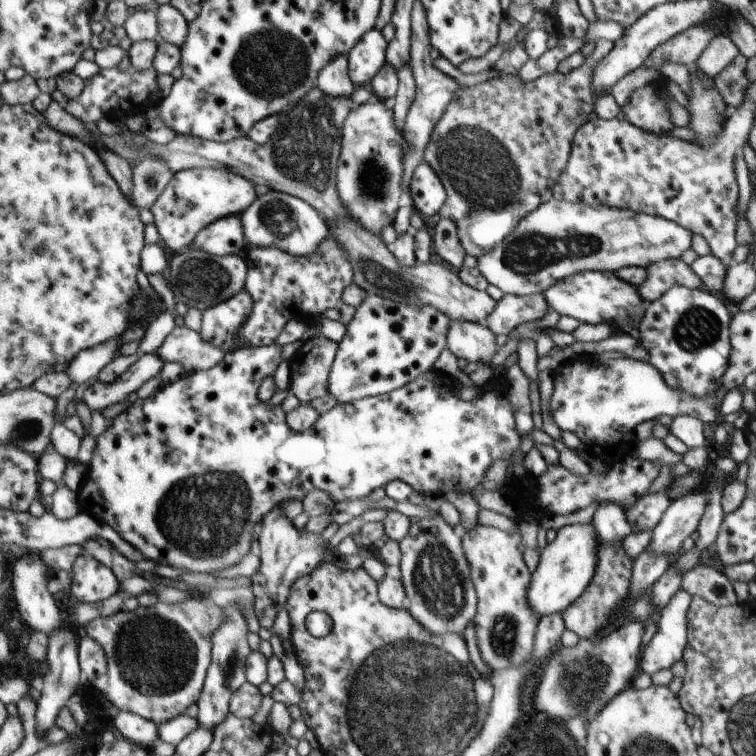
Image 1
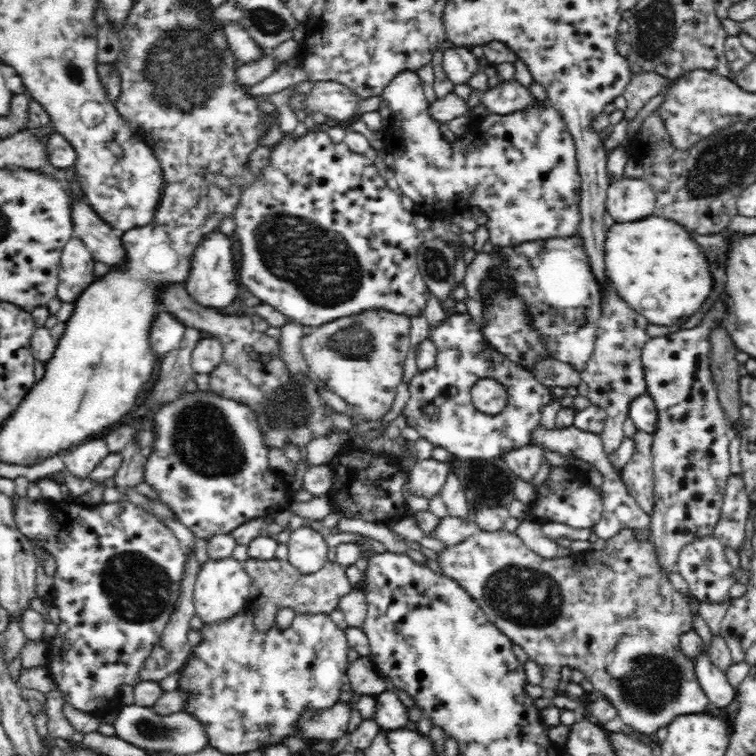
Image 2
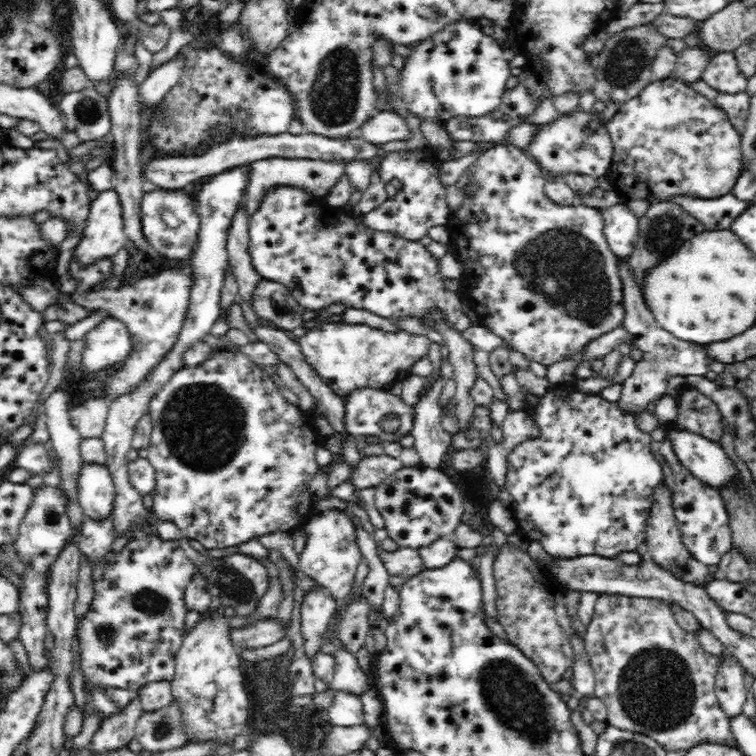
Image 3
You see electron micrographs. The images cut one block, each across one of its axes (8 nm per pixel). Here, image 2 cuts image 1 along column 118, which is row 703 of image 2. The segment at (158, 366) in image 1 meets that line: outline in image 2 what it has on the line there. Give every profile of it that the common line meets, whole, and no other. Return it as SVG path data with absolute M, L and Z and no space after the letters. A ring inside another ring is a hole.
M386 690L375 697L377 707L373 720L379 724L380 729L396 730L406 726L408 708L392 691Z

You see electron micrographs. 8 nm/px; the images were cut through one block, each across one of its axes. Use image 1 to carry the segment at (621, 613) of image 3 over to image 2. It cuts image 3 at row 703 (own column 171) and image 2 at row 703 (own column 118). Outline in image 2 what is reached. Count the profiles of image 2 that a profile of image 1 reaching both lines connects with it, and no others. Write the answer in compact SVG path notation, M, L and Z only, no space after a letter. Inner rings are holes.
M624 528L624 530L620 530L616 536L612 536L607 540L604 550L591 549L582 551L582 554L576 554L576 556L560 556L560 558L544 558L536 554L518 538L515 532L510 533L506 529L496 532L479 530L461 543L447 546L441 552L438 552L436 562L438 562L446 576L456 580L465 592L468 592L473 599L478 601L480 608L486 613L487 619L492 624L497 625L513 644L521 646L530 660L534 660L540 665L543 679L539 685L542 688L560 693L560 670L564 666L580 670L585 675L585 678L592 682L594 690L599 690L603 693L604 698L611 701L612 706L617 710L618 722L631 726L636 734L642 734L645 738L654 737L662 726L668 726L677 716L686 713L709 712L708 704L711 702L704 693L704 689L700 686L696 673L694 673L694 660L684 655L682 649L680 649L680 636L693 630L692 611L688 607L688 598L677 592L666 574L659 570L658 559L654 552L654 543L650 540L640 541L636 537L635 529Z

